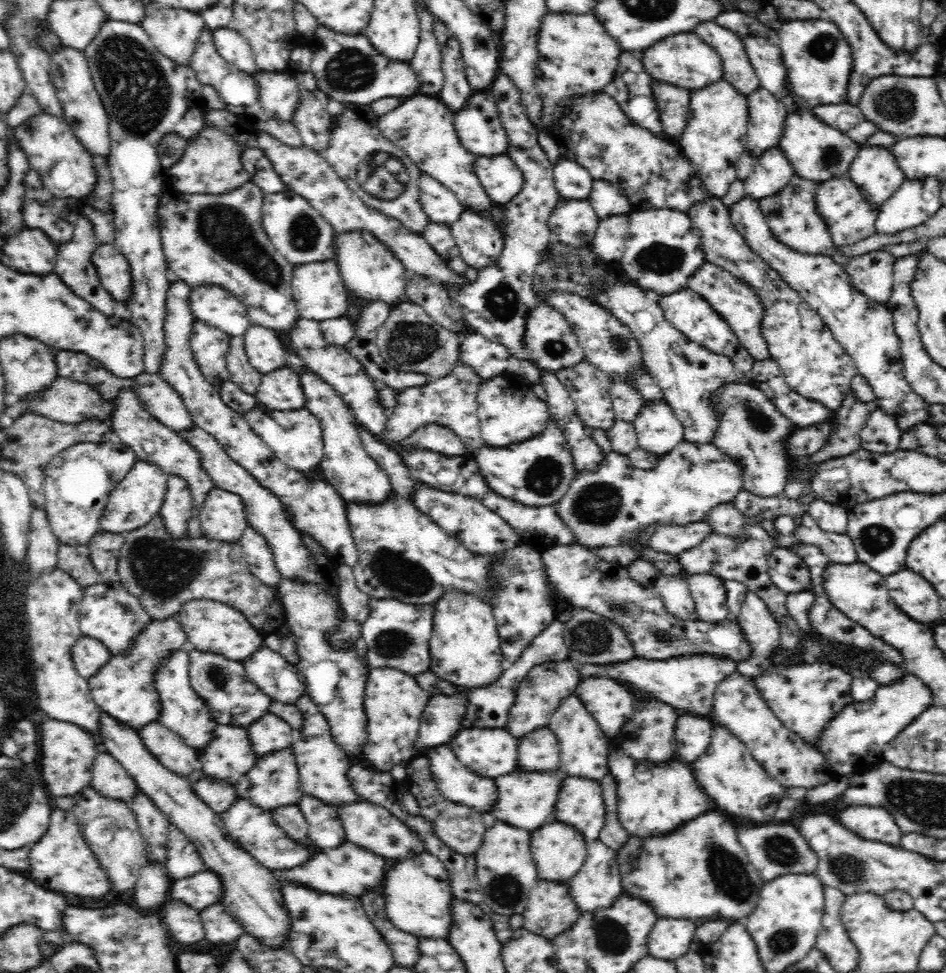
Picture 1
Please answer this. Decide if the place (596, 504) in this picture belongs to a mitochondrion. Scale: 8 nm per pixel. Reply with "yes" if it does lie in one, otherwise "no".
yes

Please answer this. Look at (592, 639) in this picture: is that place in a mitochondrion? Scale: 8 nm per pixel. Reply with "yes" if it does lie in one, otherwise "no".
yes

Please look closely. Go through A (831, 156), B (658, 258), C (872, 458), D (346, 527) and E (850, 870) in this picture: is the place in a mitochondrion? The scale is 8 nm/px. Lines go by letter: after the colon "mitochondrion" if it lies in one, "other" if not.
A: mitochondrion
B: mitochondrion
C: other
D: other
E: mitochondrion

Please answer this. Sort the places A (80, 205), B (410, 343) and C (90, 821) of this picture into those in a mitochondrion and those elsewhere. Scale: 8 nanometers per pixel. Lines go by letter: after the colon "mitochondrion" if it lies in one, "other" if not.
A: other
B: mitochondrion
C: other

